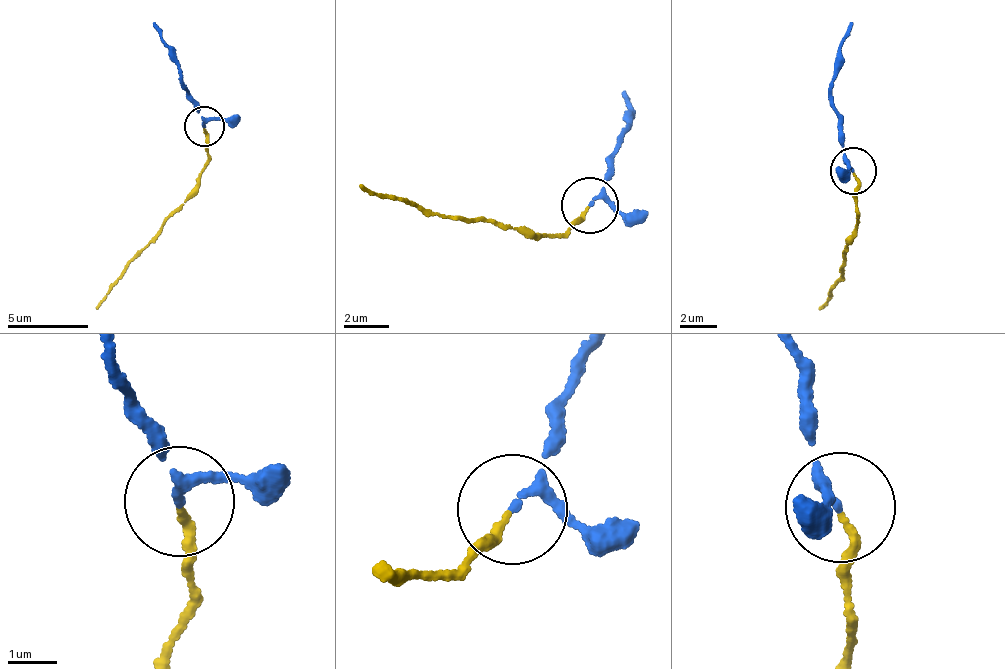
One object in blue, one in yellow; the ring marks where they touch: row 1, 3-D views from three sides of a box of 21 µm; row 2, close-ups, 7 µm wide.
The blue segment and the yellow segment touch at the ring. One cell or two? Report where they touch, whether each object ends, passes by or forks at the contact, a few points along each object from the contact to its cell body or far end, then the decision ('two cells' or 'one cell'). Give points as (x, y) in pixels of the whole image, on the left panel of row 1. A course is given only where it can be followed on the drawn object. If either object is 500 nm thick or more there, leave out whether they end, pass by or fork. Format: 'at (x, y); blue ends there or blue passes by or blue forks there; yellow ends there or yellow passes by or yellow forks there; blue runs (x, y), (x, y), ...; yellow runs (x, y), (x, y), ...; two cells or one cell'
at (204, 126); blue passes by; yellow ends there; blue runs (205, 125), (180, 66), (153, 23); yellow runs (205, 129), (202, 185), (166, 219), (163, 232), (126, 264), (98, 310); one cell

